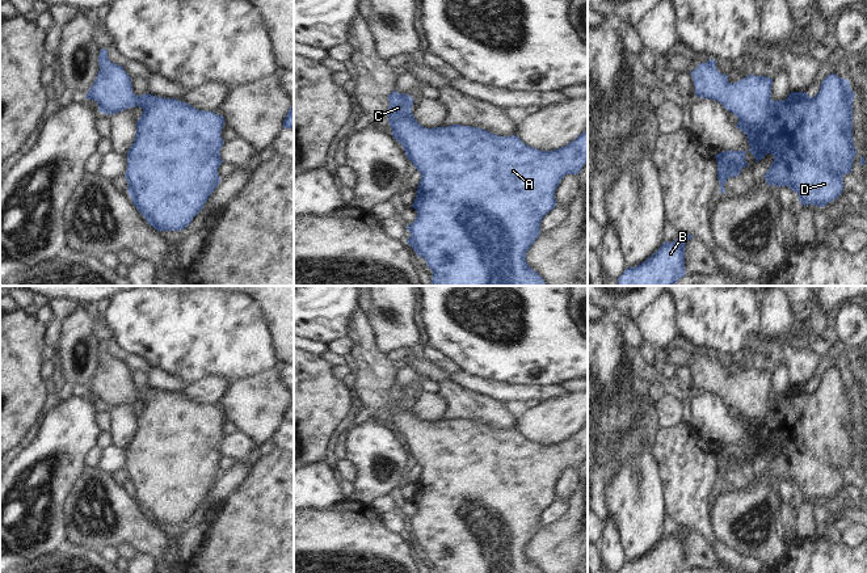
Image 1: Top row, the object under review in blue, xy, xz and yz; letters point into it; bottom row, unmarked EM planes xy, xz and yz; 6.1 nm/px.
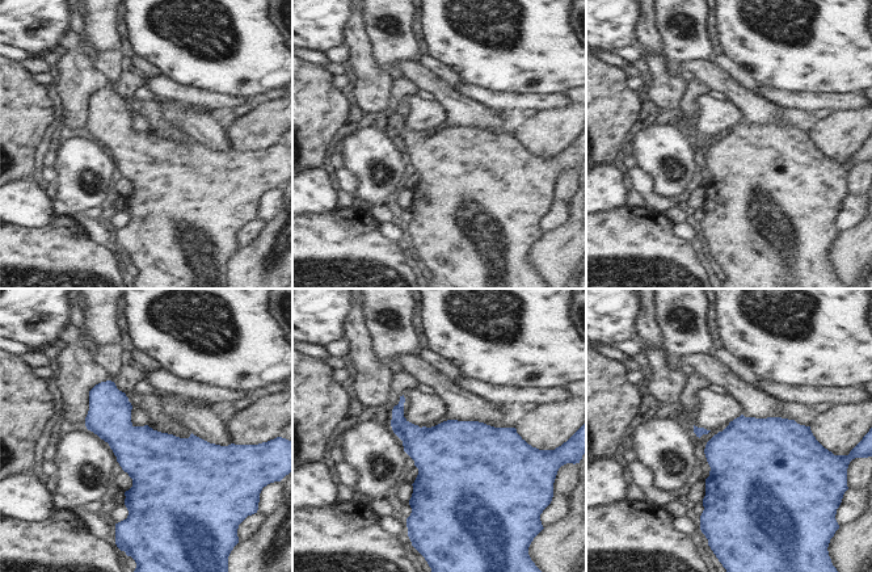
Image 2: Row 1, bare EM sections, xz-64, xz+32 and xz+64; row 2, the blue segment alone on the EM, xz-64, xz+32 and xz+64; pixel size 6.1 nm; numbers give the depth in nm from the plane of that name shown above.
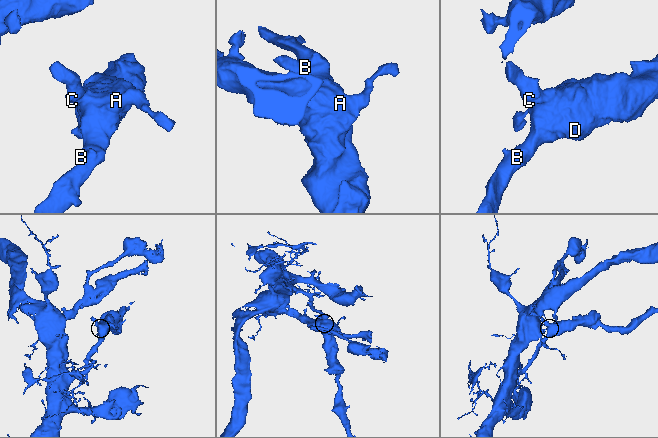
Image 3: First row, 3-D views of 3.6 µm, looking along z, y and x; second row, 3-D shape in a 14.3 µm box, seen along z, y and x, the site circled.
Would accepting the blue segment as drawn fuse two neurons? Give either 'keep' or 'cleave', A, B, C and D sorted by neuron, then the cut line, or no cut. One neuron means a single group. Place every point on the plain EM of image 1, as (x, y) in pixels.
keep; groups A B C D; cut none

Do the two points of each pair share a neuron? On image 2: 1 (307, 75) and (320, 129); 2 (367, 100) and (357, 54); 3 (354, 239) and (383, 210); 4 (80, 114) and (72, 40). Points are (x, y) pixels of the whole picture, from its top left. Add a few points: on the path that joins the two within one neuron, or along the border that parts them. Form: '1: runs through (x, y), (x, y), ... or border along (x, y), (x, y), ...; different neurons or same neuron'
1: runs through (307, 88), (307, 116); same neuron
2: runs through (367, 88), (367, 71), (365, 66); same neuron
3: border along (367, 210), (379, 223); different neurons
4: runs through (75, 96), (74, 58); same neuron

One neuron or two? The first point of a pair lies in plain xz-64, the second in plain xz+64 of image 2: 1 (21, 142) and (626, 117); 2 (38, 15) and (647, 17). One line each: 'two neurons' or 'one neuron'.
1: one neuron
2: two neurons

